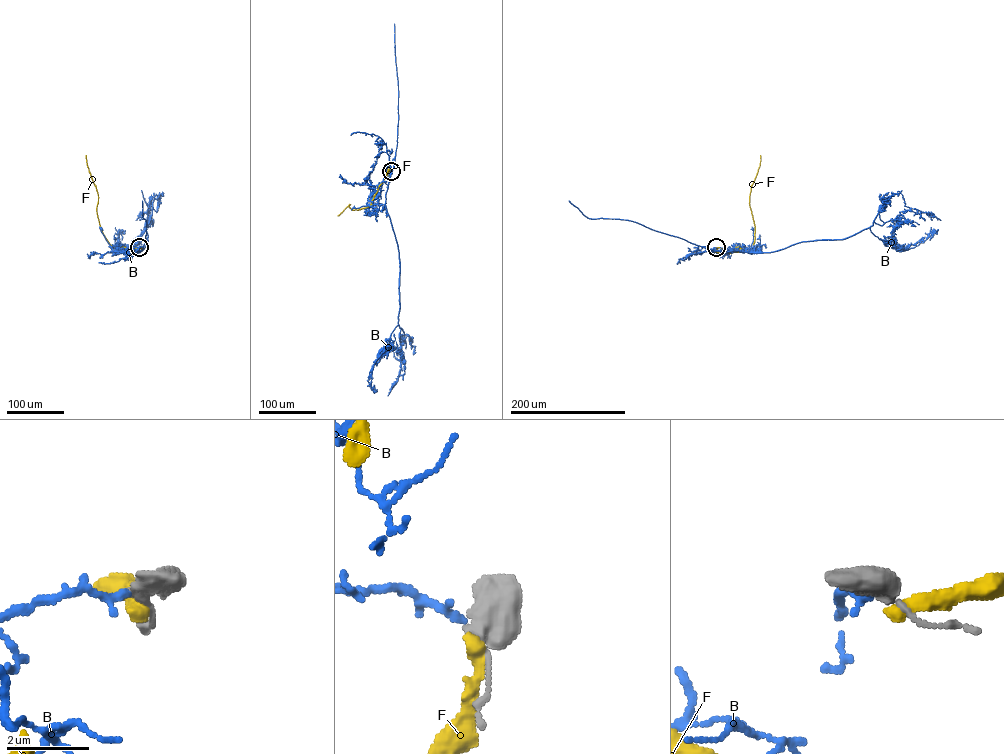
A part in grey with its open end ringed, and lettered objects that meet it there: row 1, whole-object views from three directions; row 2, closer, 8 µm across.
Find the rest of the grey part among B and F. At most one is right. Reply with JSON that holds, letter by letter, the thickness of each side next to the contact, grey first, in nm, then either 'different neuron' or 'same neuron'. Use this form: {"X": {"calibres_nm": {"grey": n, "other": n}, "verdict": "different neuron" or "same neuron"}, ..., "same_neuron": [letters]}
{"B": {"calibres_nm": {"grey": 550, "other": 190}, "verdict": "same neuron"}, "F": {"calibres_nm": {"grey": 320, "other": 400}, "verdict": "different neuron"}, "same_neuron": ["B"]}

